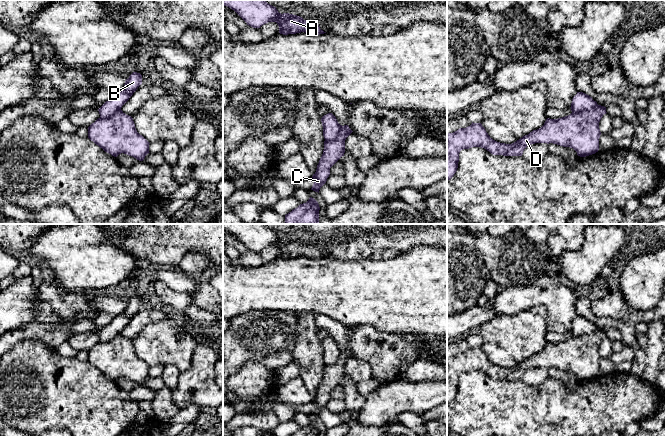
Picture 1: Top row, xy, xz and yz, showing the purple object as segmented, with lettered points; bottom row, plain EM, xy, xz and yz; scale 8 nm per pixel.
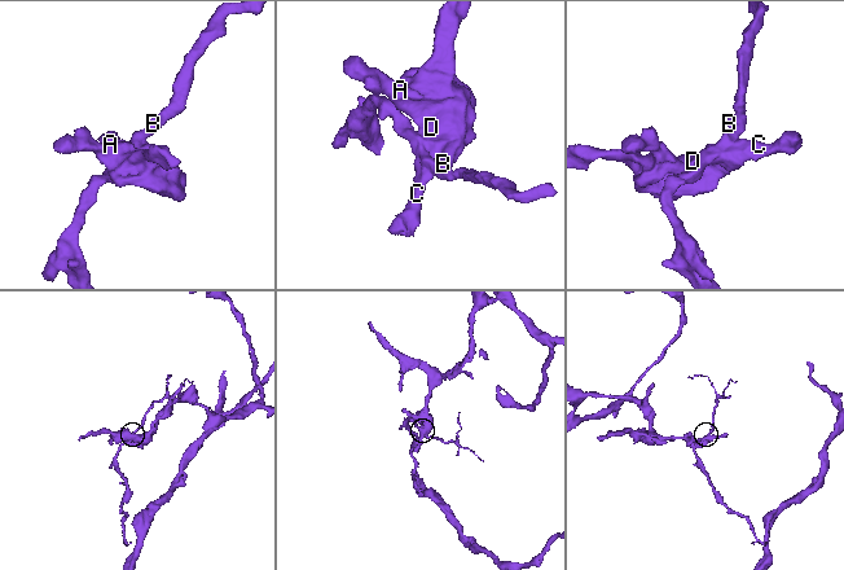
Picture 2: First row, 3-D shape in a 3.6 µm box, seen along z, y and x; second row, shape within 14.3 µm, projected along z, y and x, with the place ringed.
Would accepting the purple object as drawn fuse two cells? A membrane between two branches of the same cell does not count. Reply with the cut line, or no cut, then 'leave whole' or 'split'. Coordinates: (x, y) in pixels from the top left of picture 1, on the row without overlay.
cut yz (597, 328), (589, 333), (571, 337); split

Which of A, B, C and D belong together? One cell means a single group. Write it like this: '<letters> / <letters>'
A C D / B

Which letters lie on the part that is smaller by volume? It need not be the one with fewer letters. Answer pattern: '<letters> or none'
B

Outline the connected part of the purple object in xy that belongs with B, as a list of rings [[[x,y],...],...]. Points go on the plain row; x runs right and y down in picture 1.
[[[133,296],[129,302],[126,303],[124,311],[120,315],[115,316],[114,319],[98,333],[100,341],[110,341],[116,335],[121,334],[122,330],[129,324],[141,308],[142,299]]]

